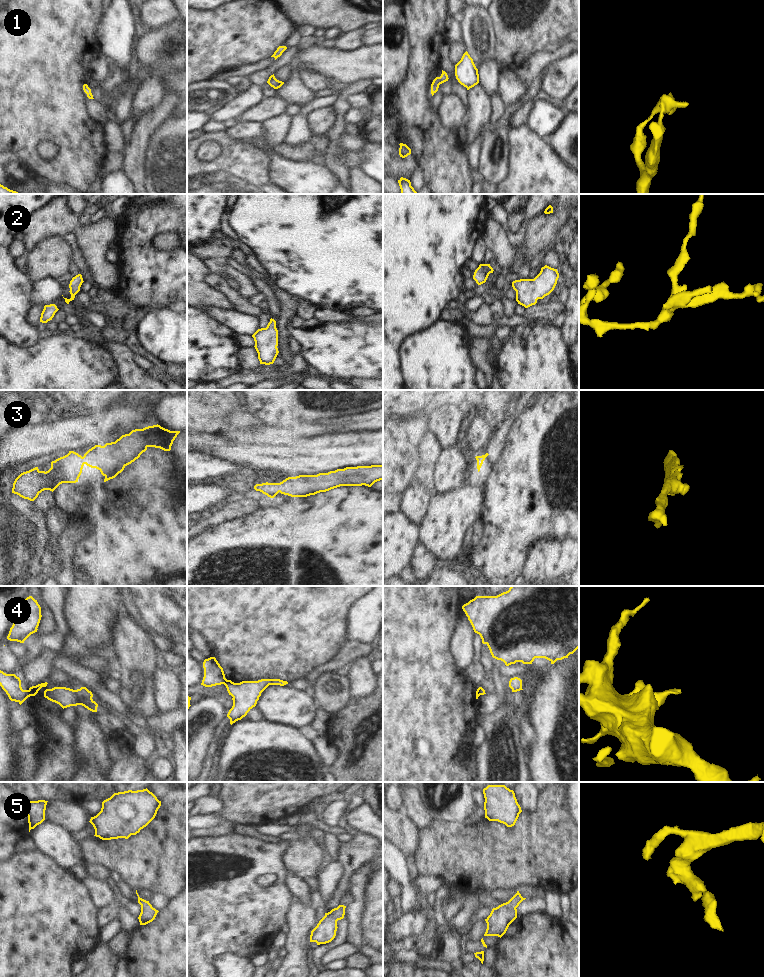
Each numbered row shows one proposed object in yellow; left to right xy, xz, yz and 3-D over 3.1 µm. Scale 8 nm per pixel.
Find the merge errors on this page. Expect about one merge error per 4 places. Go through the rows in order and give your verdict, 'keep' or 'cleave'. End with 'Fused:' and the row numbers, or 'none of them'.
1: keep
2: keep
3: keep
4: cleave
5: keep
Fused: 4

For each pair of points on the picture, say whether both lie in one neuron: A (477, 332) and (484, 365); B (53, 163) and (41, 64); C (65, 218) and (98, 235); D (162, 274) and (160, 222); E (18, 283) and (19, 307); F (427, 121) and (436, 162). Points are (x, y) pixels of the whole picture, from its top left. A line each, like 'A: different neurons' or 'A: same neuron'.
A: different neurons
B: same neuron
C: same neuron
D: same neuron
E: same neuron
F: same neuron

